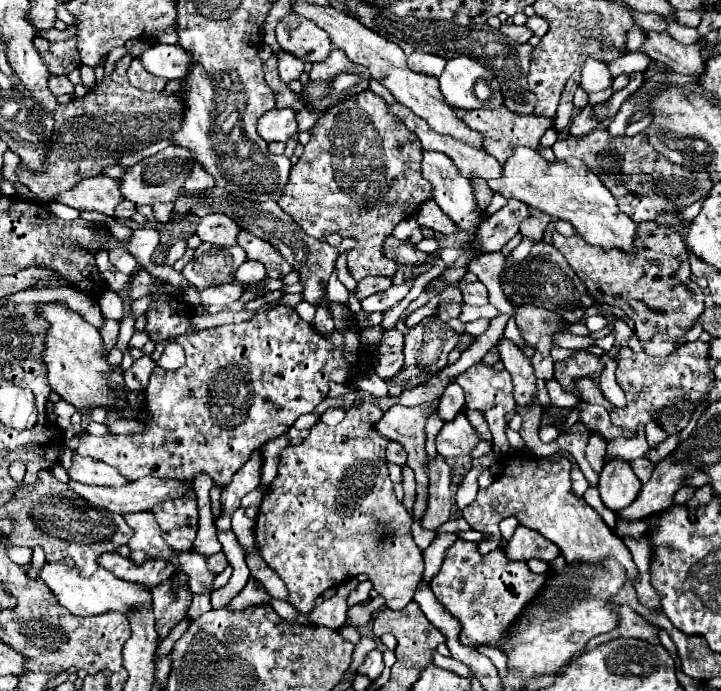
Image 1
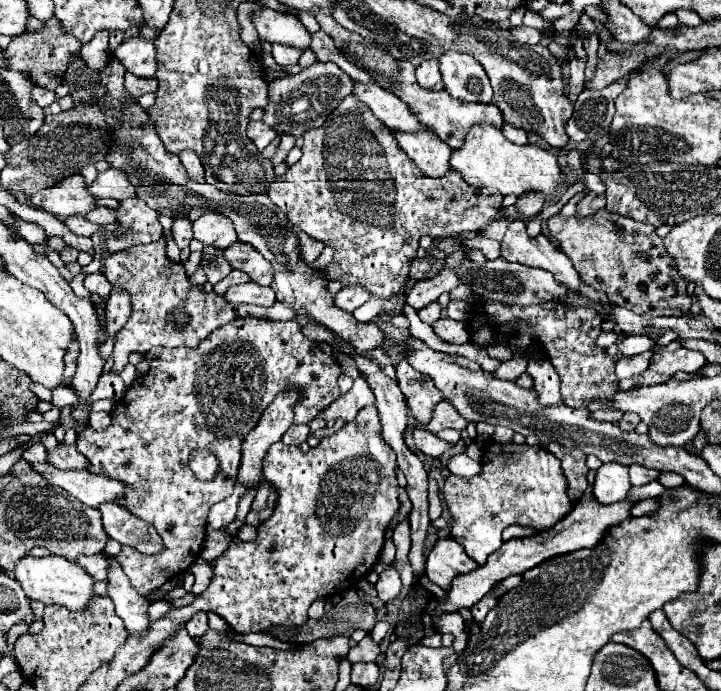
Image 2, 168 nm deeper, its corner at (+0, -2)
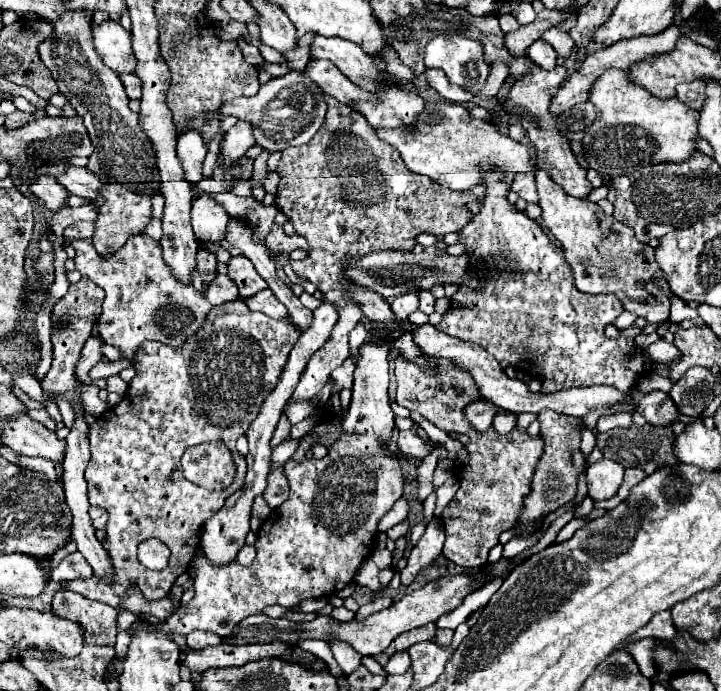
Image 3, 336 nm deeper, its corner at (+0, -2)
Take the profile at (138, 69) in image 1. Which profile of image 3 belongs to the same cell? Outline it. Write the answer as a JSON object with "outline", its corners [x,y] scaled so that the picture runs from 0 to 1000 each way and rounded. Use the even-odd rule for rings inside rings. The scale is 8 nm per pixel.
{"outline":[[[166,107],[166,116],[172,119],[172,127],[178,130],[180,142],[197,139],[197,116],[189,107]]]}

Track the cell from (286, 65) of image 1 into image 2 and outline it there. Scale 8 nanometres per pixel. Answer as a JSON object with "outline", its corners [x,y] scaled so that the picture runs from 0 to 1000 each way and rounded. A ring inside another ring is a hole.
{"outline":[[[377,64],[377,81],[386,93],[399,96],[399,93],[413,93],[413,84],[422,72],[411,72],[408,67],[388,67],[388,64]]]}

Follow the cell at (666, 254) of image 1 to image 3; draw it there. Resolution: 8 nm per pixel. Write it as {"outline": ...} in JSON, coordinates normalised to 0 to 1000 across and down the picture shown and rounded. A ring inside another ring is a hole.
{"outline":[[[749,246],[743,249],[743,269],[746,269],[746,284],[749,284],[749,301],[752,301],[752,315],[760,327],[760,333],[766,336],[766,342],[771,347],[777,347],[785,379],[793,385],[796,391],[796,402],[799,402],[799,417],[807,423],[818,423],[818,425],[852,425],[860,431],[865,449],[882,454],[890,460],[896,460],[899,469],[918,469],[926,463],[929,457],[929,434],[932,434],[932,420],[926,414],[926,405],[921,399],[921,394],[915,391],[915,385],[907,376],[907,359],[902,353],[890,353],[882,347],[879,336],[857,321],[852,313],[838,310],[838,304],[813,289],[813,287],[796,287],[791,281],[785,281],[771,263],[766,263],[766,258]]]}

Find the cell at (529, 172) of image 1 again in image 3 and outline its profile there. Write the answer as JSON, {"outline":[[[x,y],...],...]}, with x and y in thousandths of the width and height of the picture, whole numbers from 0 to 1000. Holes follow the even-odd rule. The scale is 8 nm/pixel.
{"outline":[[[591,148],[591,156],[583,165],[577,182],[577,191],[560,194],[552,188],[521,188],[521,194],[538,203],[538,208],[549,211],[569,246],[585,255],[596,255],[627,275],[655,275],[655,269],[671,266],[671,252],[680,249],[718,252],[749,246],[732,211],[713,205],[677,174],[655,171],[652,159],[638,151]]]}

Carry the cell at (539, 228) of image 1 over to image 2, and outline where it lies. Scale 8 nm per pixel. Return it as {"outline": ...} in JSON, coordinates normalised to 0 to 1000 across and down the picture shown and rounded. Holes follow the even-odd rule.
{"outline":[[[724,281],[724,284],[718,287],[718,292],[716,292],[716,298],[718,298],[718,310],[727,313],[730,318],[741,315],[741,313],[752,304],[755,289],[757,289],[755,281]]]}

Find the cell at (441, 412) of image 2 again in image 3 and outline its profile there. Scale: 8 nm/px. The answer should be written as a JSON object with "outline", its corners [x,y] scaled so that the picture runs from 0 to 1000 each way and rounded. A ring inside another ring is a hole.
{"outline":[[[655,582],[652,588],[644,590],[644,605],[649,608],[649,614],[663,622],[663,625],[674,625],[682,616],[682,605],[685,605],[685,593],[682,593],[682,582]]]}

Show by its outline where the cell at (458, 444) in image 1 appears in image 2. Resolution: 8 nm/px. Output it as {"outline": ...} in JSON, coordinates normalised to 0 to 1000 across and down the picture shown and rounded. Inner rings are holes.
{"outline":[[[571,622],[571,631],[574,631],[574,645],[591,657],[591,660],[599,660],[599,663],[607,663],[613,654],[619,654],[621,648],[627,648],[627,643],[610,637],[605,628],[599,625],[585,625],[585,622]]]}

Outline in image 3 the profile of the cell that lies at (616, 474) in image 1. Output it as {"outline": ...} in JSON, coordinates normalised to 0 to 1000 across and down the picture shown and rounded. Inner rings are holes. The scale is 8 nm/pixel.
{"outline":[[[832,666],[827,671],[818,671],[813,680],[813,698],[816,698],[816,718],[821,724],[843,724],[854,715],[865,692],[865,674],[860,674],[852,666]]]}

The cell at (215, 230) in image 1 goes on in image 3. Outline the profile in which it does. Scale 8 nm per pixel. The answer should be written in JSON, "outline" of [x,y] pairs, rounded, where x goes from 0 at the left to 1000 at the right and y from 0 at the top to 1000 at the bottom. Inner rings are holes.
{"outline":[[[277,284],[266,289],[266,327],[277,350],[302,353],[305,347],[311,347],[316,318],[319,315],[311,301],[291,284]]]}

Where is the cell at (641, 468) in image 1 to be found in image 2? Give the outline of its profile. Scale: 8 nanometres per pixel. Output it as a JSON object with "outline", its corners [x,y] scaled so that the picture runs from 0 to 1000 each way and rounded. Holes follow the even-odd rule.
{"outline":[[[874,674],[874,698],[877,703],[893,703],[913,692],[913,680],[899,680],[893,674]]]}

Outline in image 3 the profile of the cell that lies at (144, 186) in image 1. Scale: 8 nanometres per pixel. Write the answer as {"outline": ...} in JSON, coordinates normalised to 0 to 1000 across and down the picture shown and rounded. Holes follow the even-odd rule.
{"outline":[[[100,240],[94,243],[92,252],[80,255],[80,263],[92,269],[92,275],[103,284],[117,284],[117,287],[136,287],[136,275],[144,269],[139,266],[139,258],[133,258],[130,249],[125,249],[122,243],[108,243],[108,240]]]}

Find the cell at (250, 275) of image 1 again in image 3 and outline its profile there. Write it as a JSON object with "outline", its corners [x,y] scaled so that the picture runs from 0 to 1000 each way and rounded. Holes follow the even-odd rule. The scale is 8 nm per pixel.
{"outline":[[[302,397],[291,408],[291,414],[286,420],[286,431],[288,431],[288,437],[294,437],[294,443],[322,437],[325,431],[330,431],[330,414],[316,397]]]}

